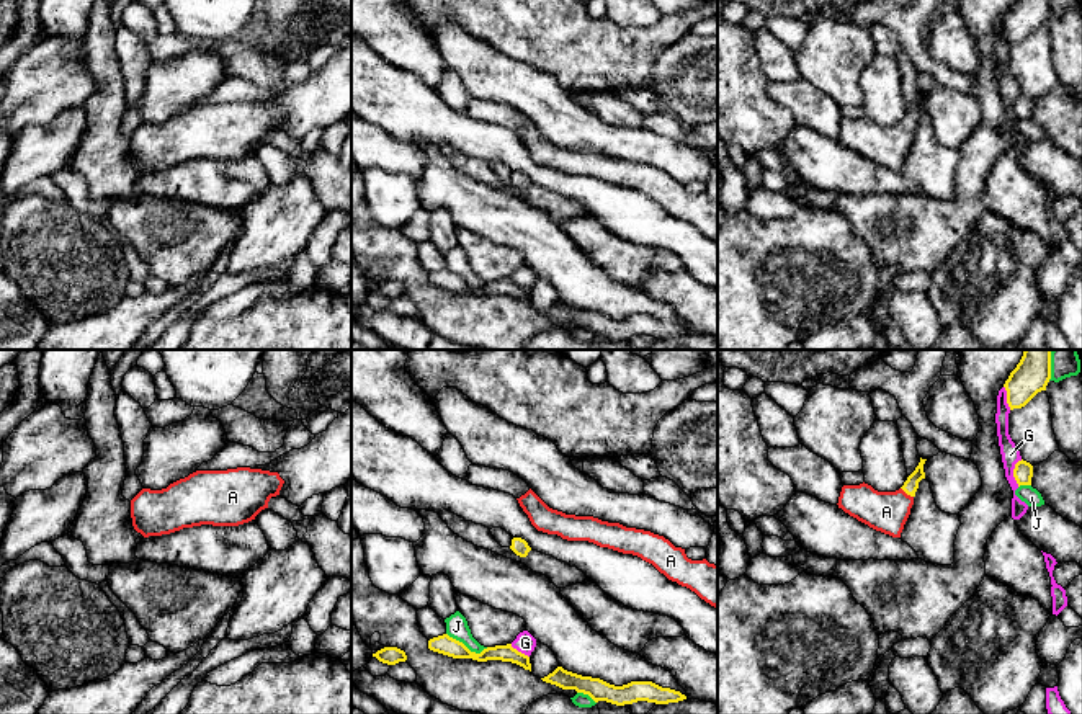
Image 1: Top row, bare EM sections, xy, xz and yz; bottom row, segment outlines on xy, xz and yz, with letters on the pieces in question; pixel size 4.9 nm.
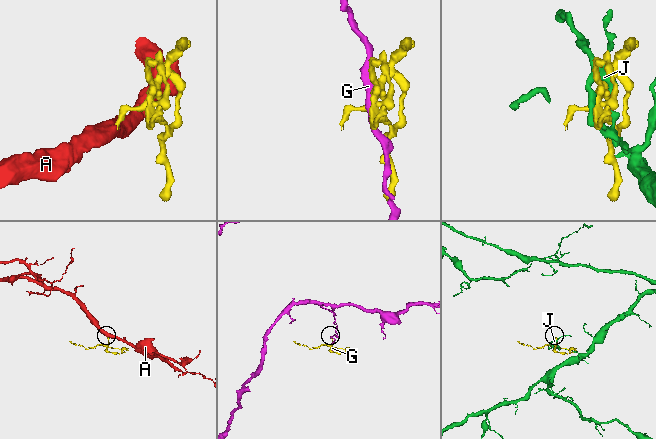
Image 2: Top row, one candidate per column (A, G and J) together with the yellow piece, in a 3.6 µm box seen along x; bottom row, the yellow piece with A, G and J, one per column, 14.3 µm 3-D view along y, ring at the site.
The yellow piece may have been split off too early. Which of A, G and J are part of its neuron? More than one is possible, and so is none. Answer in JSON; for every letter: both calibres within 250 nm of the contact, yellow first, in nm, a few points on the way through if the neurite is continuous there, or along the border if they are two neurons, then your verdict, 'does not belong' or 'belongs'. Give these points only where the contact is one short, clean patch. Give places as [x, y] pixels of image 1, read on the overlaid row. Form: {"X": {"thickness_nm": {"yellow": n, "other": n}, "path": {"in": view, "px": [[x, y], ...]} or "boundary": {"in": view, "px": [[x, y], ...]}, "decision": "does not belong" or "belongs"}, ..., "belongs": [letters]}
{"A": {"thickness_nm": {"yellow": 70, "other": 200}, "path": {"in": "yz", "px": [[911, 486], [907, 494], [886, 512]]}, "decision": "belongs"}, "G": {"thickness_nm": {"yellow": 100, "other": 90}, "decision": "does not belong"}, "J": {"thickness_nm": {"yellow": 100, "other": 110}, "decision": "does not belong"}, "belongs": ["A"]}

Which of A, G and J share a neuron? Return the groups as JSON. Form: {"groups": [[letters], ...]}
{"groups": [["A"], ["G"], ["J"]]}

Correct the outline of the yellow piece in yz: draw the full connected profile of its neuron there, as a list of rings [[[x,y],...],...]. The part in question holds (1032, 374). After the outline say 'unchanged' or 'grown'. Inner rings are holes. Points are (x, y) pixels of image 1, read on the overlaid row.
[[[1025,350],[1004,387],[1010,410],[1025,407],[1051,379],[1053,350]]]; unchanged

